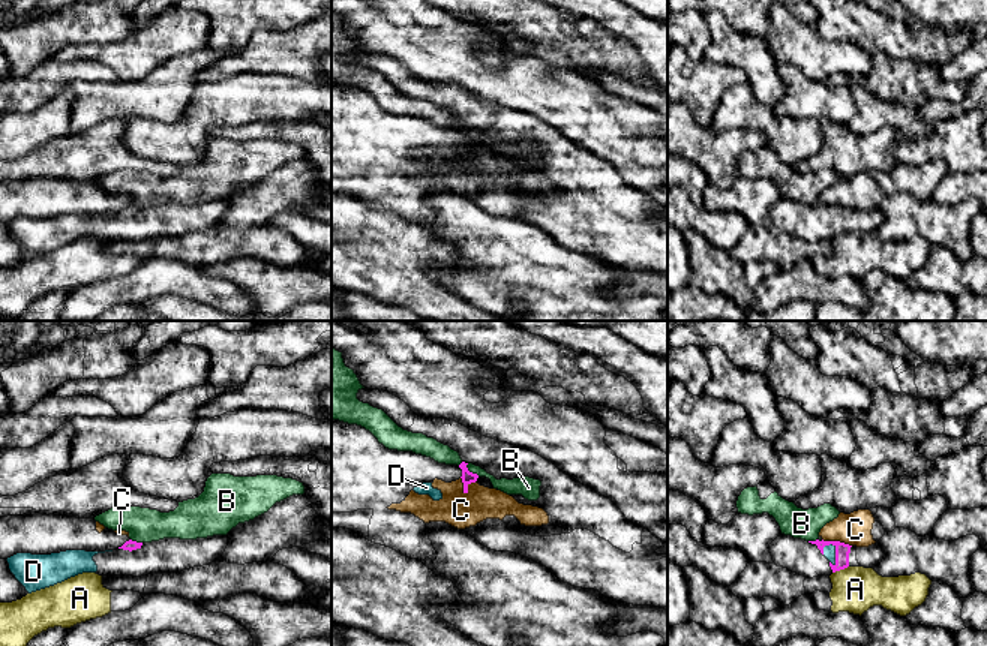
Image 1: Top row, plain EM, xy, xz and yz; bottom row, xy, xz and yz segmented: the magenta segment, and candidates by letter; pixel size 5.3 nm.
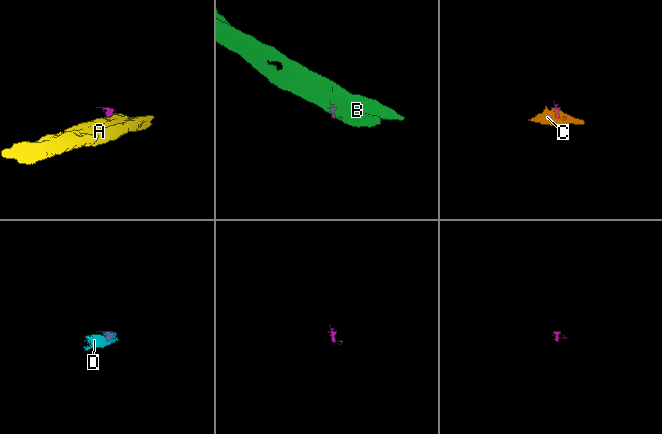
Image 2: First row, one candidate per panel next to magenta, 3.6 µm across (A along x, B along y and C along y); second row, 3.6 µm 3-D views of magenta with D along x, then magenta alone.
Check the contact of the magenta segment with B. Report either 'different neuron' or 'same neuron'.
different neuron

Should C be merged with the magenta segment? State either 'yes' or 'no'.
no

